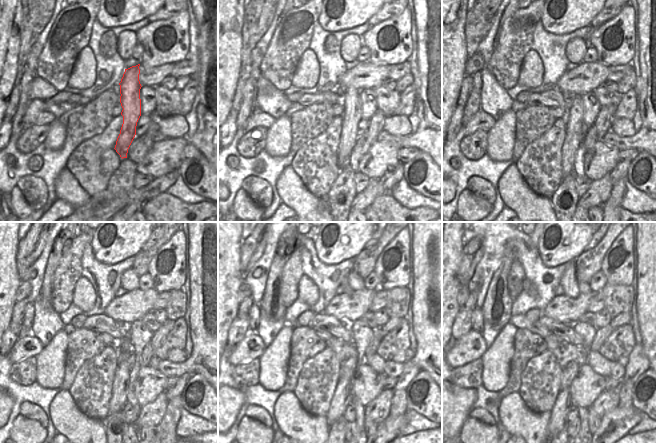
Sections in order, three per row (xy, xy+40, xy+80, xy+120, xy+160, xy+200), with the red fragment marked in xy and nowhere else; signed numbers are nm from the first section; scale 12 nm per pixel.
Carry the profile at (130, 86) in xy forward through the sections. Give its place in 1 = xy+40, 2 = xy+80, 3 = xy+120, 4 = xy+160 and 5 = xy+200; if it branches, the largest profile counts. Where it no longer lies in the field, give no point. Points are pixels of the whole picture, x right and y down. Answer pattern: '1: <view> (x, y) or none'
1: xy+40 (353, 108)
2: xy+80 (573, 139)
3: xy+120 (126, 360)
4: xy+160 (342, 397)
5: xy+200 (563, 403)

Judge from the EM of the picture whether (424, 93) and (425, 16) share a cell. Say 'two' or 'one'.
one

